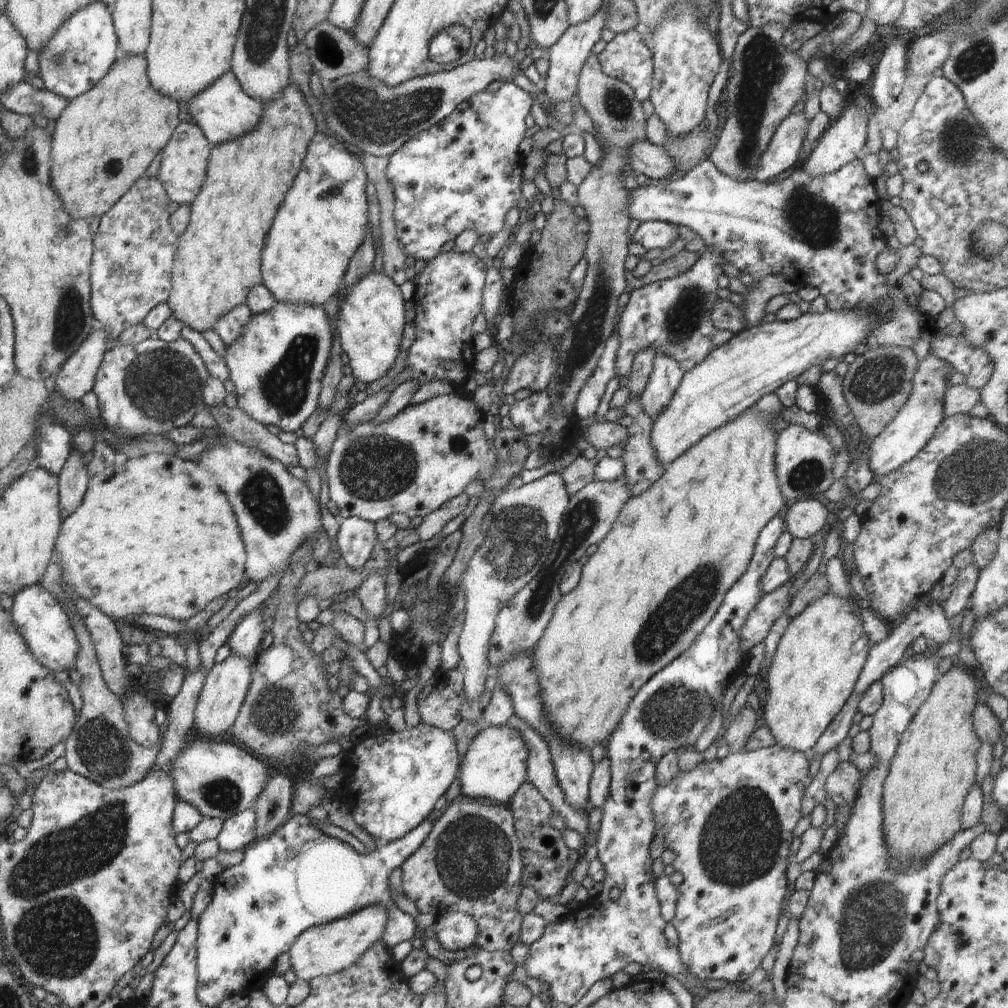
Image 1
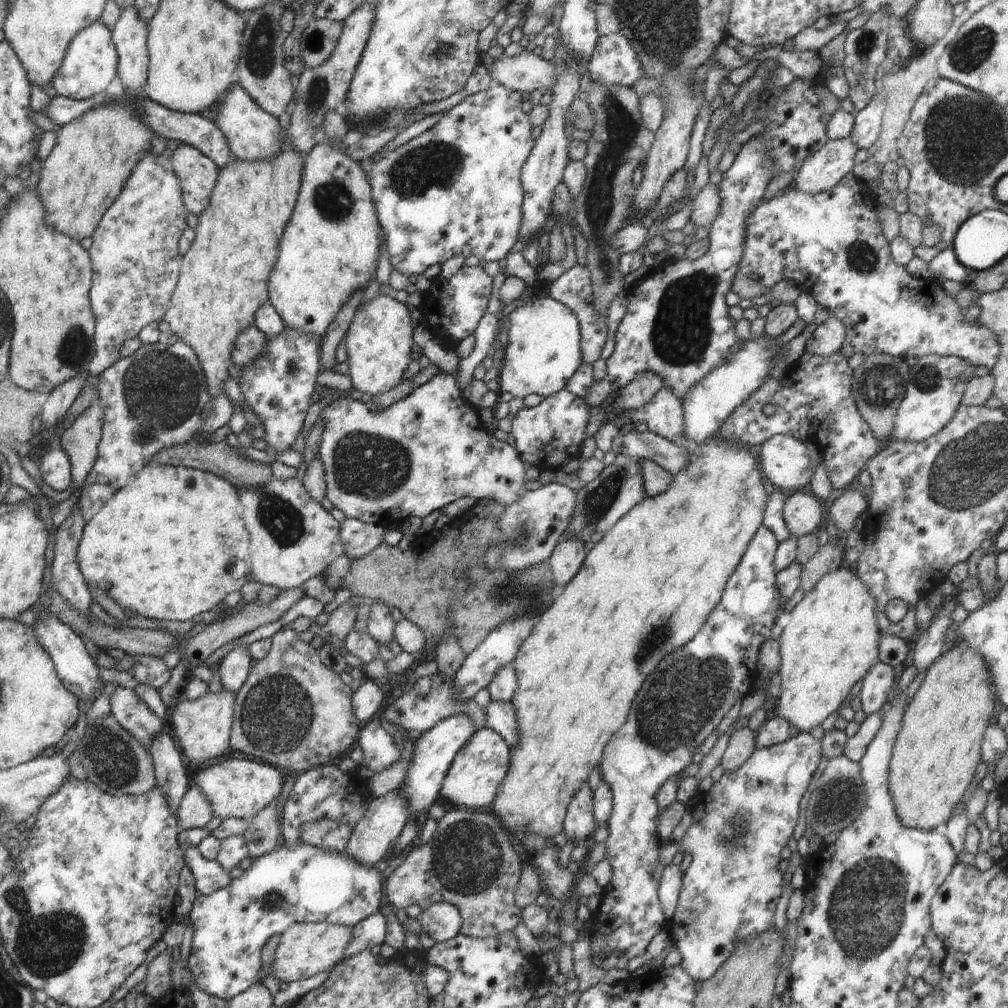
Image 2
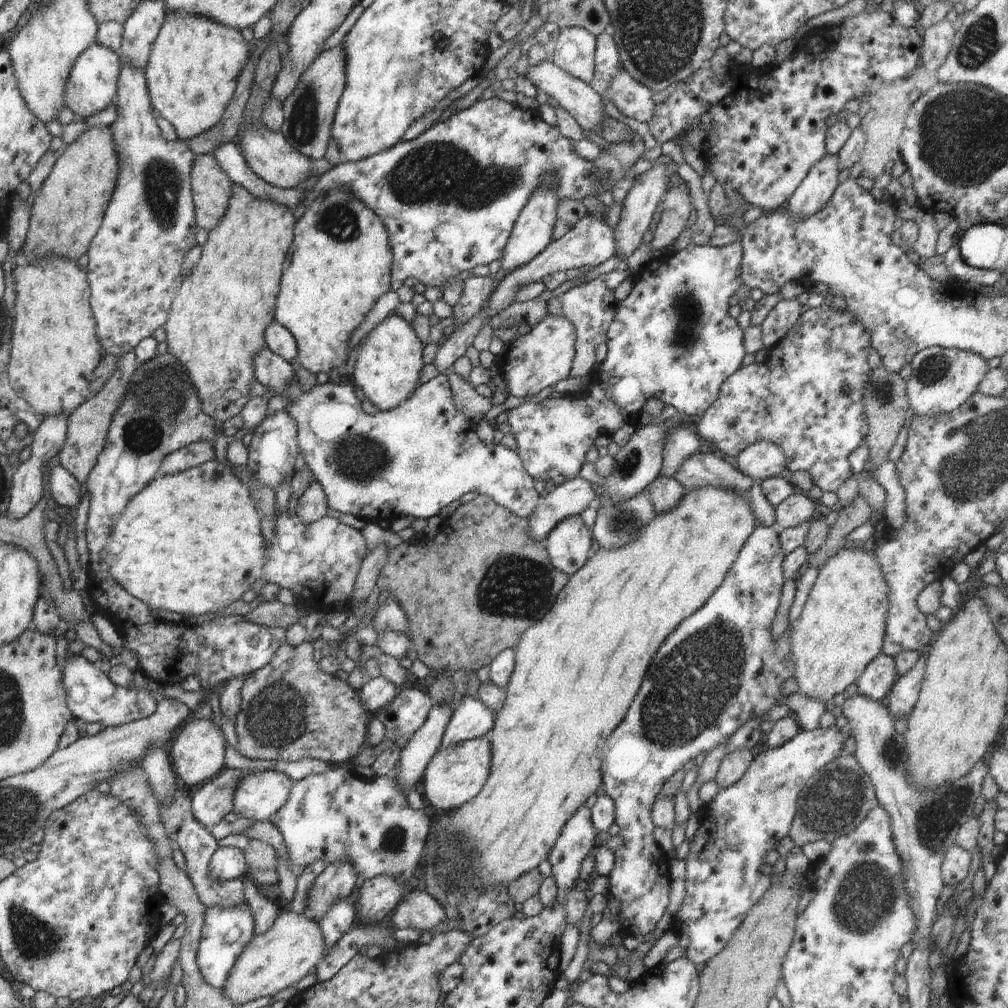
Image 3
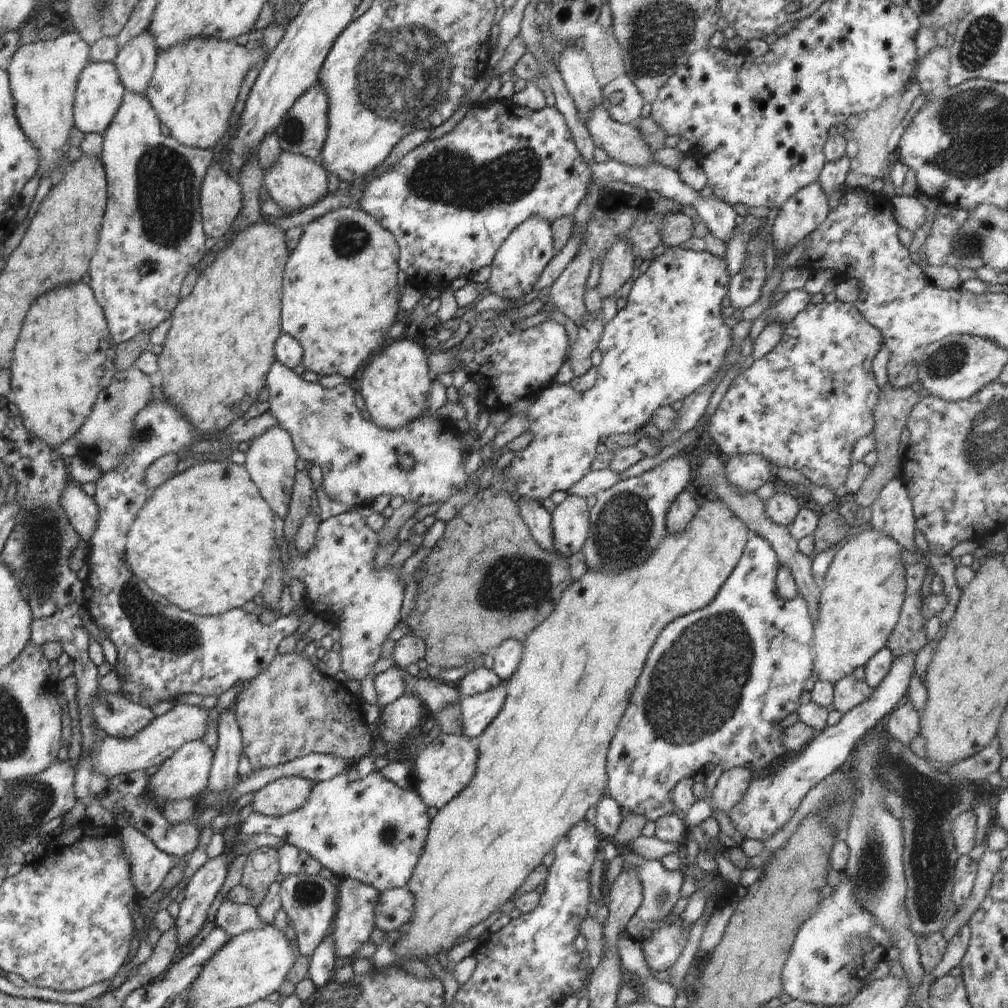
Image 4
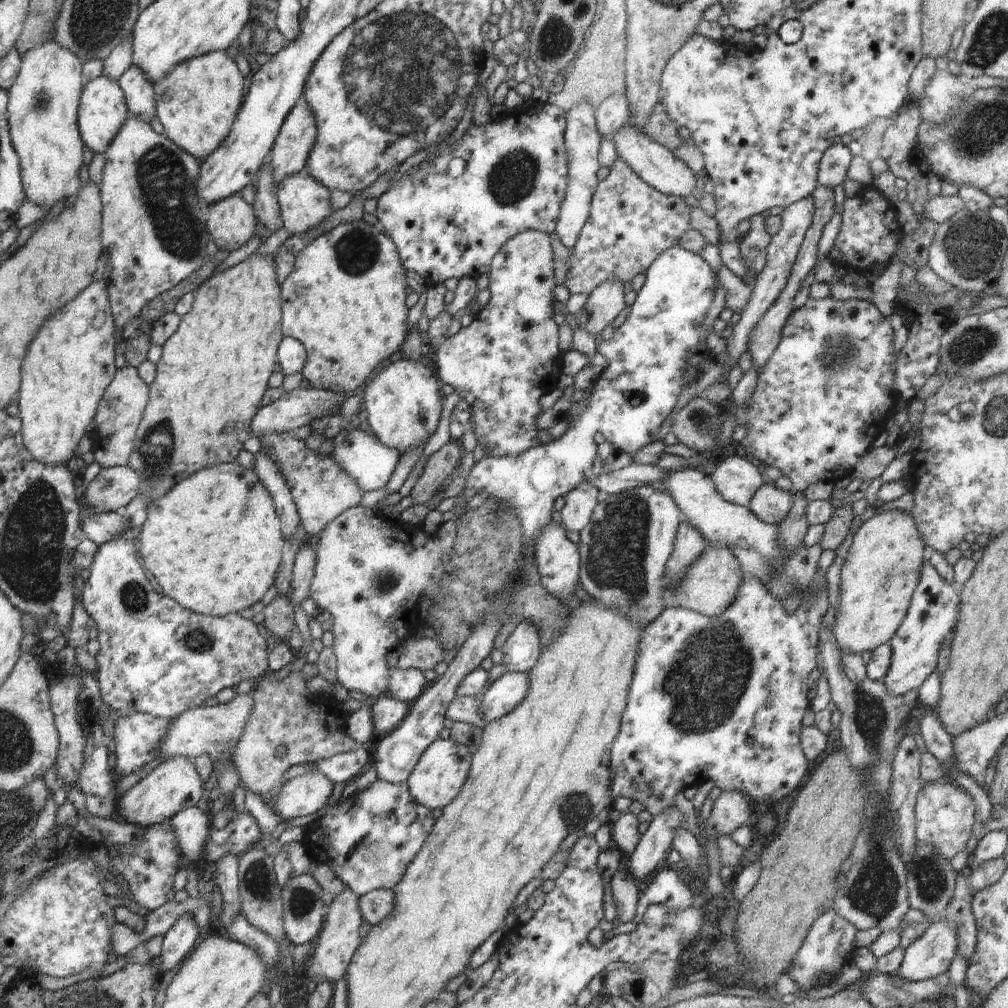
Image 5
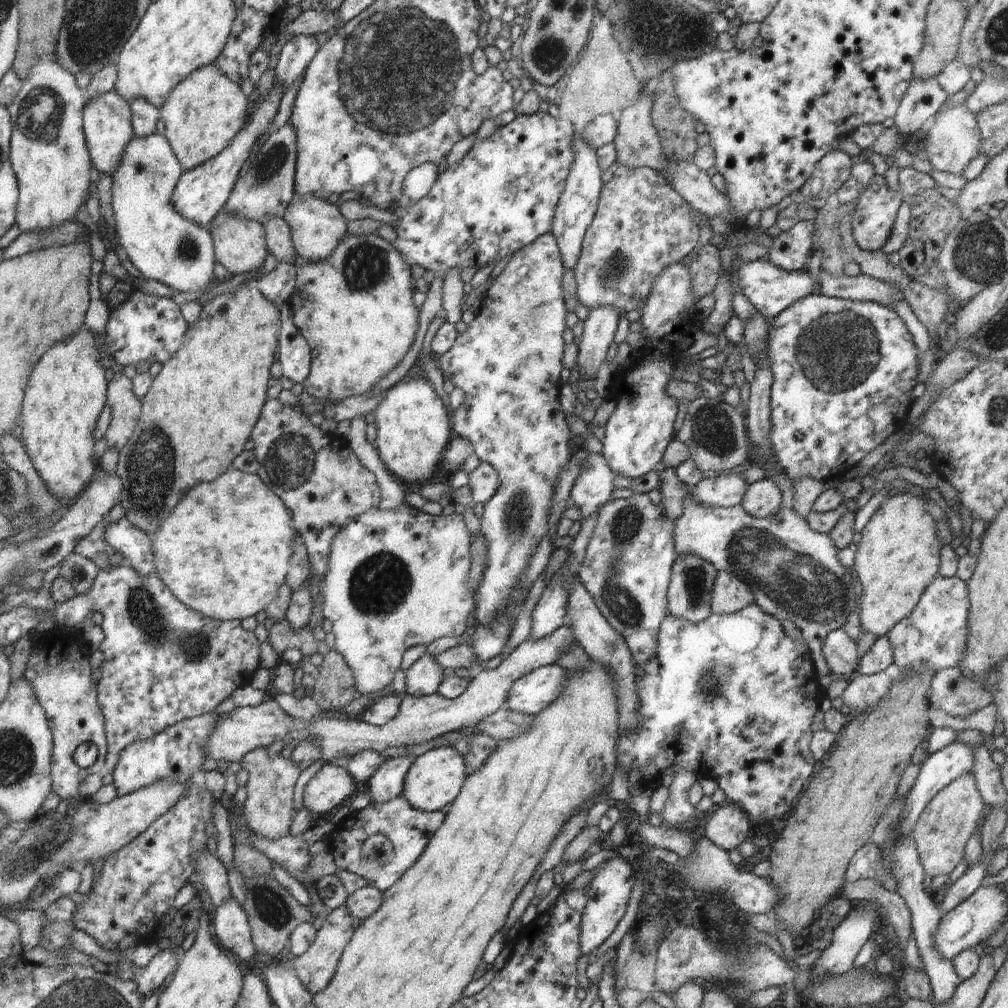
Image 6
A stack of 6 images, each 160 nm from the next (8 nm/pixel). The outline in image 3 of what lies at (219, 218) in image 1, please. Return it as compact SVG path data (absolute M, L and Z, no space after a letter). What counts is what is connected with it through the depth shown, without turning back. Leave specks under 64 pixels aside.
M232 183L228 208L222 220L208 232L208 238L201 247L200 260L192 274L183 278L176 297L172 300L166 329L168 351L180 364L184 364L190 382L196 386L200 396L202 412L218 424L240 414L249 402L250 386L254 379L252 360L256 352L264 348L264 332L275 320L276 298L280 293L283 264L288 258L294 238L296 219L294 211L284 204L272 200L260 200L250 190Z

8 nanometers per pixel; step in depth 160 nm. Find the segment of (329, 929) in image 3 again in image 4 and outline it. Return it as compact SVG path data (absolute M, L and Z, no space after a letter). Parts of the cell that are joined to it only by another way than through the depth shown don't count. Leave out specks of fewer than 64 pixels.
M326 934L323 942L311 956L309 978L317 988L326 987L333 979L333 971L339 963L334 950L334 936Z

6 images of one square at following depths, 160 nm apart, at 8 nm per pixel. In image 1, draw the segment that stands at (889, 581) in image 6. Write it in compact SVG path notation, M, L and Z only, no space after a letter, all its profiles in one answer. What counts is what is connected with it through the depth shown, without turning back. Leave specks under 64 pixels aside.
M828 590L822 596L815 598L798 616L789 619L765 680L768 700L764 706L761 723L768 725L769 731L777 740L776 745L808 754L818 742L824 729L828 728L847 702L872 646L855 611L857 606L862 605L863 603L857 599L840 597Z

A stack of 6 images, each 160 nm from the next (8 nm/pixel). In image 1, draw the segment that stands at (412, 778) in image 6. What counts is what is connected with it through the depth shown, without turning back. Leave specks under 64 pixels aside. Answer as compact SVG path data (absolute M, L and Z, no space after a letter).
M508 725L483 726L482 730L473 738L461 760L457 776L458 782L460 782L460 797L508 805L513 794L526 781L527 756L526 744L521 739L519 731Z

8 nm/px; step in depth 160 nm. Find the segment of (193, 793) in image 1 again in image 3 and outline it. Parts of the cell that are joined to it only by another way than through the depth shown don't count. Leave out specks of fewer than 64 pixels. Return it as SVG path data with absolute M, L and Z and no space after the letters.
M244 770L232 796L232 812L250 822L268 821L286 804L292 786L283 773Z

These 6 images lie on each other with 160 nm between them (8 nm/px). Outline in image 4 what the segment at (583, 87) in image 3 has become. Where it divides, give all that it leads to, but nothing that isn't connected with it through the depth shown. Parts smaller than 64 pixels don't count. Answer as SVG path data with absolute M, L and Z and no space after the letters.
M594 104L588 112L586 128L594 142L610 159L630 166L650 166L654 151L650 150L638 132L636 123L621 124L612 119L606 106Z

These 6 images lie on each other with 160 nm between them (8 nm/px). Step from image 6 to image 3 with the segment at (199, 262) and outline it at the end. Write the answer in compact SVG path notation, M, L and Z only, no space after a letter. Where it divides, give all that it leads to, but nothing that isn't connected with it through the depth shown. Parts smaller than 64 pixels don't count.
M121 64L115 100L118 118L110 124L112 138L116 144L116 156L120 166L116 189L103 218L100 230L88 248L87 278L91 296L89 304L95 319L96 336L104 354L118 356L133 352L144 338L149 338L168 319L172 300L182 285L182 262L184 256L194 248L196 224L190 172L195 154L186 142L176 139L168 142L156 123L156 113L148 96L144 70Z

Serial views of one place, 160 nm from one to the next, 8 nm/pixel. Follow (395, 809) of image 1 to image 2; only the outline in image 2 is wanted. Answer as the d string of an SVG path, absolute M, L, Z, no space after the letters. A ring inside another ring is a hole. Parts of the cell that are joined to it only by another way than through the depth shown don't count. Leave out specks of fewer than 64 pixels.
M457 713L438 722L431 730L417 738L410 766L404 782L400 785L401 791L407 796L409 802L409 816L416 815L422 819L431 806L440 801L441 785L444 776L447 776L448 768L451 767L452 760L476 732L476 726L470 716L466 713ZM379 717L362 725L358 746L364 751L364 759L358 766L370 769L372 774L388 769L400 756L393 737L381 726Z

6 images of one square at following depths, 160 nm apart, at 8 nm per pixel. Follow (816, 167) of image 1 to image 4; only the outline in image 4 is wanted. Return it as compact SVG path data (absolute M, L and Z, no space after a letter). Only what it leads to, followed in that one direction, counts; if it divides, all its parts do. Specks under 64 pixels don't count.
M816 182L804 186L792 196L778 212L772 226L774 246L778 252L788 252L788 248L796 246L804 236L808 236L824 222L830 213L829 197Z

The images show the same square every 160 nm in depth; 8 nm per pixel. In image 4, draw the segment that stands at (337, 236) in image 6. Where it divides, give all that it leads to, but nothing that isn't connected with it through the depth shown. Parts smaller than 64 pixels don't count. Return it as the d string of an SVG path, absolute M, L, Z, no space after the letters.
M280 152L280 157L272 168L263 171L264 190L280 208L298 213L314 206L328 194L327 175L318 160L307 158L294 152Z

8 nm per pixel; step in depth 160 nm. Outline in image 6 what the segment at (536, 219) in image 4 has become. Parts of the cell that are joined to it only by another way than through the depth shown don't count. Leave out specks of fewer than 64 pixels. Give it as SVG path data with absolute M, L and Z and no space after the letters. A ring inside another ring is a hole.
M551 233L522 246L512 254L502 274L493 280L492 286L484 293L478 315L462 334L457 334L452 348L437 359L444 380L452 382L466 396L464 404L451 417L453 435L467 439L478 459L496 470L499 481L497 491L484 504L480 519L481 532L488 544L486 568L474 597L477 624L492 624L496 614L514 602L512 590L518 588L516 584L522 580L528 558L532 556L540 538L544 538L548 532L546 516L554 500L554 486L571 456L571 431L559 402L565 345L562 336L568 314L561 288L564 268L560 250ZM524 280L538 280L528 294L524 294L528 288L524 286Z

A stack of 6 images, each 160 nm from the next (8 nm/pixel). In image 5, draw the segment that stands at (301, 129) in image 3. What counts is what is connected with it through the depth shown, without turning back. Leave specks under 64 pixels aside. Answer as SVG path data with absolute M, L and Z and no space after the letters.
M301 101L284 120L284 124L280 128L278 137L270 150L270 168L274 170L274 184L278 185L282 178L290 176L294 172L306 171L306 160L308 154L312 152L314 144L316 144L316 116L312 112L312 108L308 108L308 104Z

